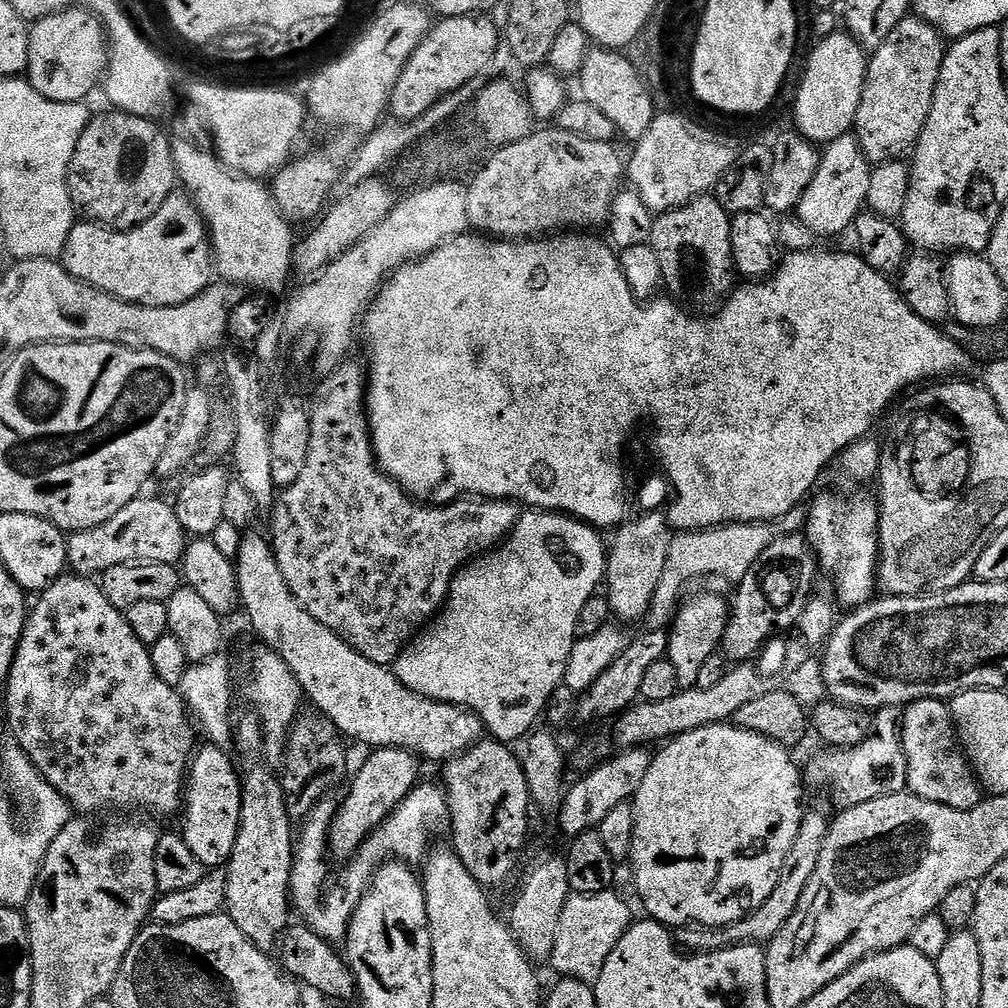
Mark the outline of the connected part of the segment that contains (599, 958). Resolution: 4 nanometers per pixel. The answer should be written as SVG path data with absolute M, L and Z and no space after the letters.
M601 894L598 896L569 895L566 906L562 910L562 922L558 922L558 934L554 938L554 948L550 957L550 965L561 977L573 976L576 980L594 982L602 974L602 966L606 958L610 958L610 950L618 946L622 934L626 934L634 915L628 904L620 896Z

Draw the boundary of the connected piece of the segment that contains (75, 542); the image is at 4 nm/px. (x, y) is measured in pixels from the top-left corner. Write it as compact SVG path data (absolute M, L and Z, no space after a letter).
M137 498L122 506L122 510L102 522L102 526L71 533L67 537L67 567L73 573L92 578L119 564L179 565L184 559L186 533L182 522L178 522L175 507L169 501L167 504L164 500L144 499Z

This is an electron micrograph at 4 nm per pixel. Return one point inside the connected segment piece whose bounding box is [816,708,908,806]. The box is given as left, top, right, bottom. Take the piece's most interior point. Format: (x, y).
(876, 767)

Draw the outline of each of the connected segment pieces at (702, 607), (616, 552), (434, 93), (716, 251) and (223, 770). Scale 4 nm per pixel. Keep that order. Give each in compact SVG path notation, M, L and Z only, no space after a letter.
M700 592L697 596L690 596L681 603L668 632L666 659L677 670L681 689L694 688L701 683L700 671L703 670L704 663L723 645L730 615L729 601L724 601L716 592Z
M645 511L637 520L629 519L615 529L616 541L611 541L606 552L606 589L608 588L608 604L616 616L624 620L643 621L652 599L656 593L658 582L668 565L668 551L674 539L670 520L663 511Z
M473 14L471 16L452 16L443 17L428 32L426 38L419 44L418 50L414 52L408 60L400 80L396 83L396 88L390 97L392 104L392 114L395 117L402 118L405 121L413 120L426 110L431 108L441 96L450 95L453 92L465 89L468 83L484 75L490 68L498 50L498 42L501 43L498 36L497 26L484 14Z
M712 194L693 196L681 208L669 207L667 212L661 212L653 219L650 243L662 266L663 287L672 291L669 292L671 299L684 306L693 304L696 308L715 309L733 291L731 225L728 209Z
M205 743L205 748L197 747L186 773L186 787L182 797L184 821L178 828L184 837L186 846L202 862L206 870L220 870L232 857L234 842L240 829L242 814L241 773L232 765L232 760L225 749L215 744Z

